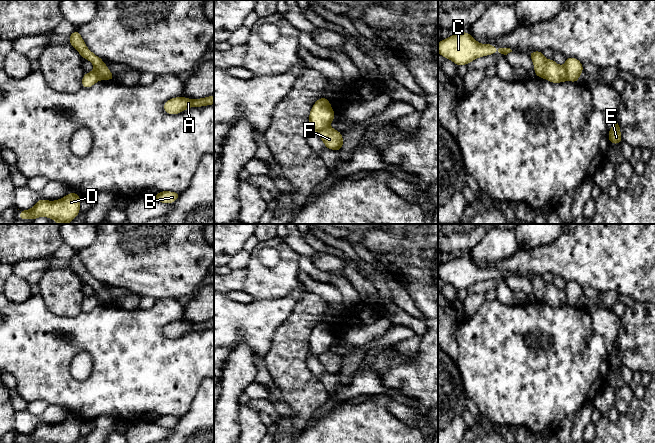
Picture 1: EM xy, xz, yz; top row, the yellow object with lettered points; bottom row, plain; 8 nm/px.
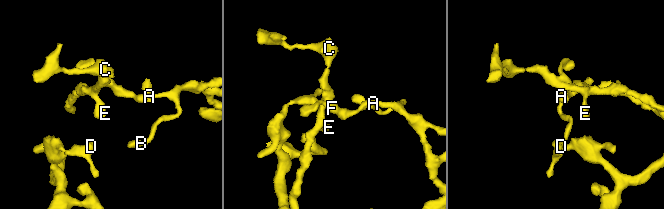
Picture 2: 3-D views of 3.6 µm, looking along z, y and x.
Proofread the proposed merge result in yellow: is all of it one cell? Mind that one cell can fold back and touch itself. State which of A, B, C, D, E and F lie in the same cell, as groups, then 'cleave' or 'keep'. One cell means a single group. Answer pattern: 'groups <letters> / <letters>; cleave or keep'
groups A B F / C D E; cleave

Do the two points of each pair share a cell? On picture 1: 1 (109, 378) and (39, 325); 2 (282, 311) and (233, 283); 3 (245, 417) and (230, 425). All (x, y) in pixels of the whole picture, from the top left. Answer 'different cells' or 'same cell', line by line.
1: same cell
2: different cells
3: different cells

